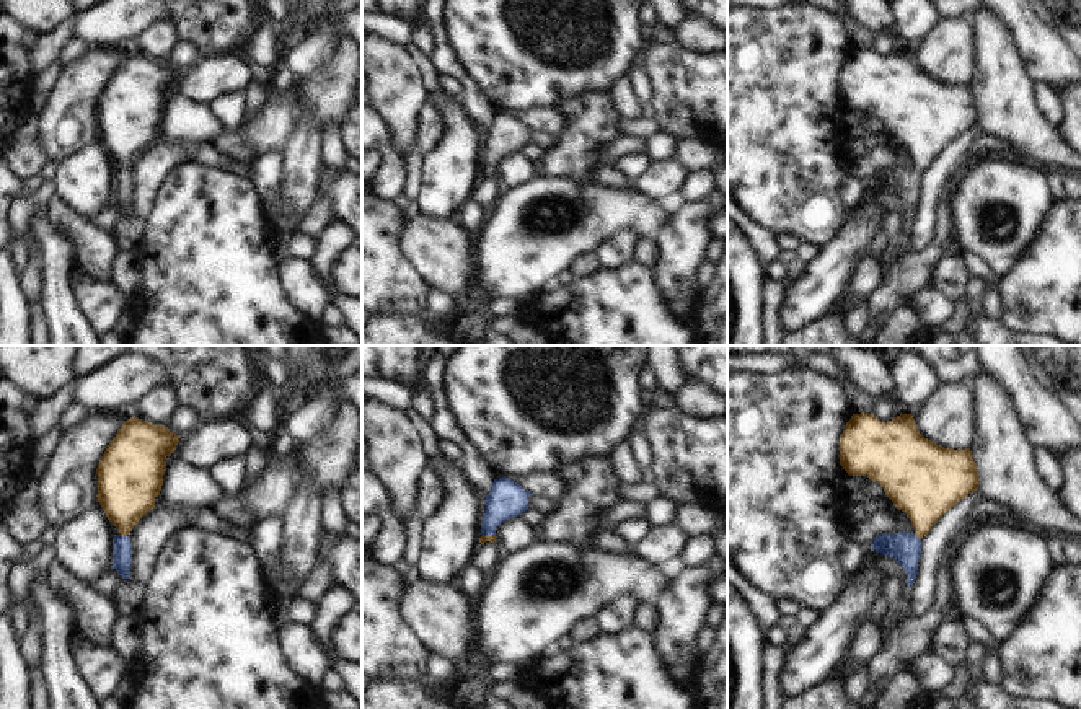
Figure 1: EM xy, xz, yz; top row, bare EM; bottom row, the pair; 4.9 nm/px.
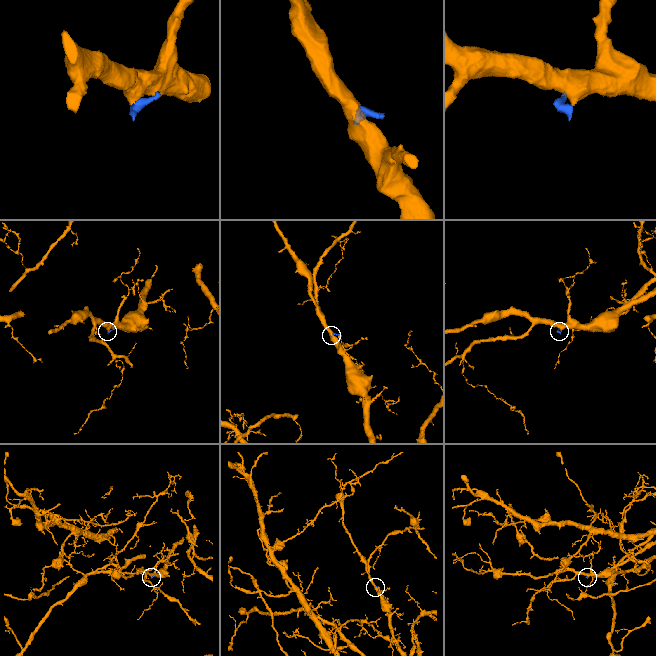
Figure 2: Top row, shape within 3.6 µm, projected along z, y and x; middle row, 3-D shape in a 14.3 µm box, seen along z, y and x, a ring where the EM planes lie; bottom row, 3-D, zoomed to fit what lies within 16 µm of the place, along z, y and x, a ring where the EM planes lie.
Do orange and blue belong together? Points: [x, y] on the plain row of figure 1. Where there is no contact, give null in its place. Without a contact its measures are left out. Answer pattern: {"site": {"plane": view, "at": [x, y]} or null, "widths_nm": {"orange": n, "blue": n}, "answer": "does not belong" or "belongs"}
{"site": {"plane": "xy", "at": [124, 170]}, "widths_nm": {"orange": 300, "blue": 100}, "answer": "belongs"}

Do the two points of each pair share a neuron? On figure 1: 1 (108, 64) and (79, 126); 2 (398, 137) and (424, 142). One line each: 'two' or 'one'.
1: one
2: two

